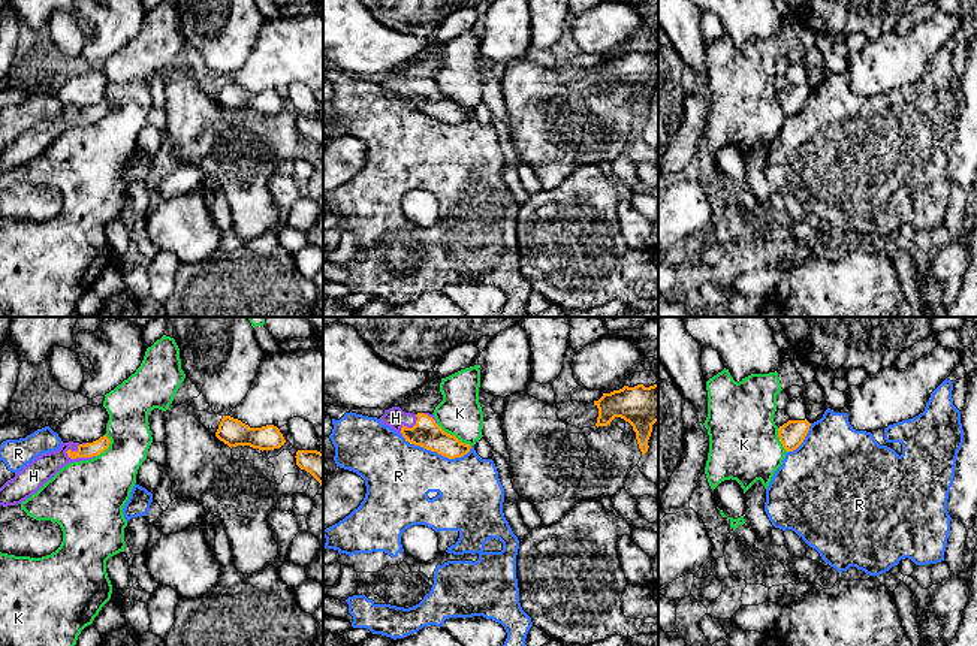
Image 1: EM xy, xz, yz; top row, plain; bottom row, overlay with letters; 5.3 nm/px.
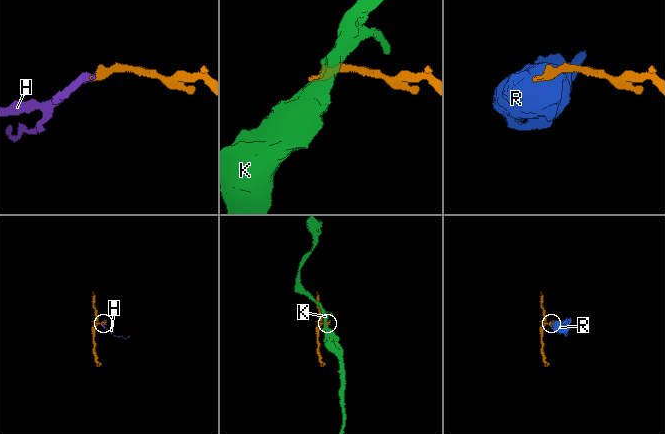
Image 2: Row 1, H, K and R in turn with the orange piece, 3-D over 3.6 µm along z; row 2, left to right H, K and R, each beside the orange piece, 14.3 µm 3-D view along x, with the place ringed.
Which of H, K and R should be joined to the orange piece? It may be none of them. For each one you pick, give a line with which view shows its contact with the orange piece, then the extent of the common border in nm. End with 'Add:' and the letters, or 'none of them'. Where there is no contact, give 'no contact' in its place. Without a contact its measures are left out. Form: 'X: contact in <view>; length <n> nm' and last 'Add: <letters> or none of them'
H: contact in xy; length 170 nm
Add: H

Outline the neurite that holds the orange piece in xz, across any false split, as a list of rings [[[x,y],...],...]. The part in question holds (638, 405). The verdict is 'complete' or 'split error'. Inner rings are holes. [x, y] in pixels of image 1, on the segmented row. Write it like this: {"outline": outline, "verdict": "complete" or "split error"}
{"outline": [[[658,383],[649,387],[624,386],[603,393],[594,405],[598,408],[597,428],[607,426],[615,417],[621,417],[633,426],[642,455],[648,452],[652,425],[658,422]]], "verdict": "complete"}

